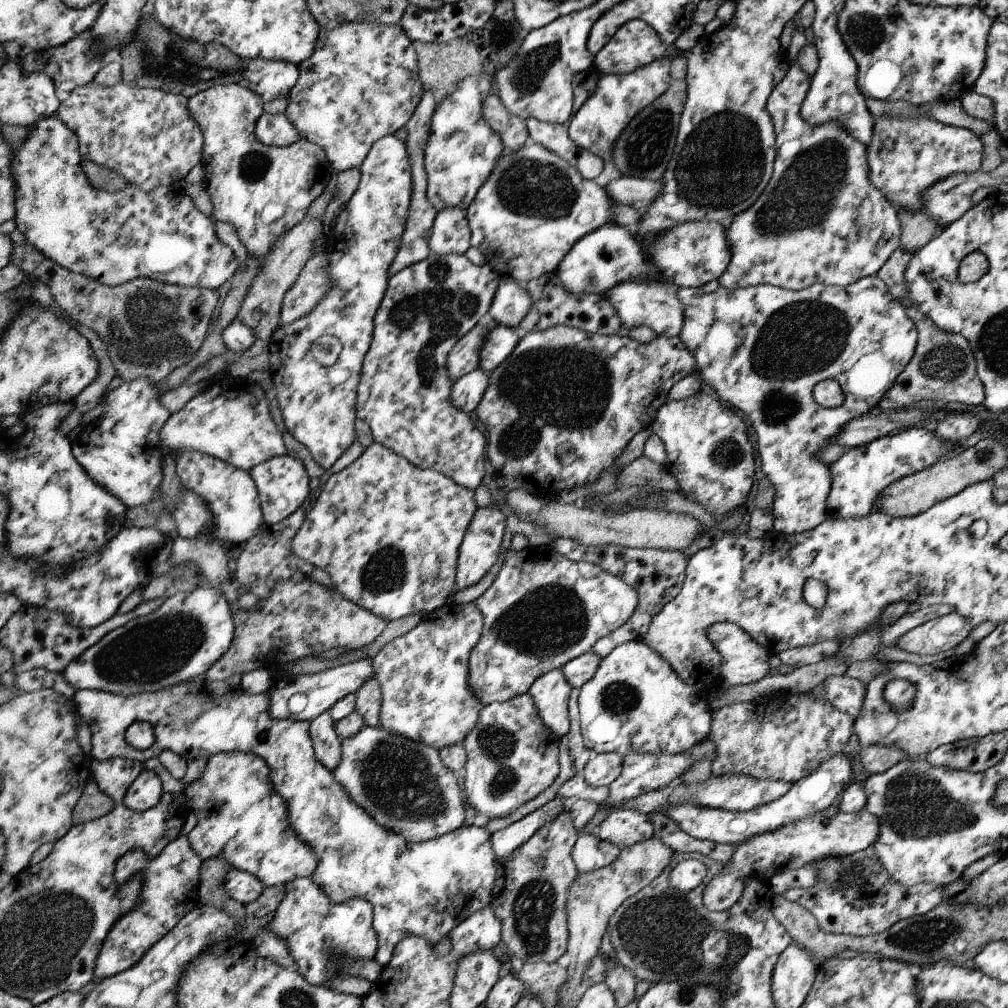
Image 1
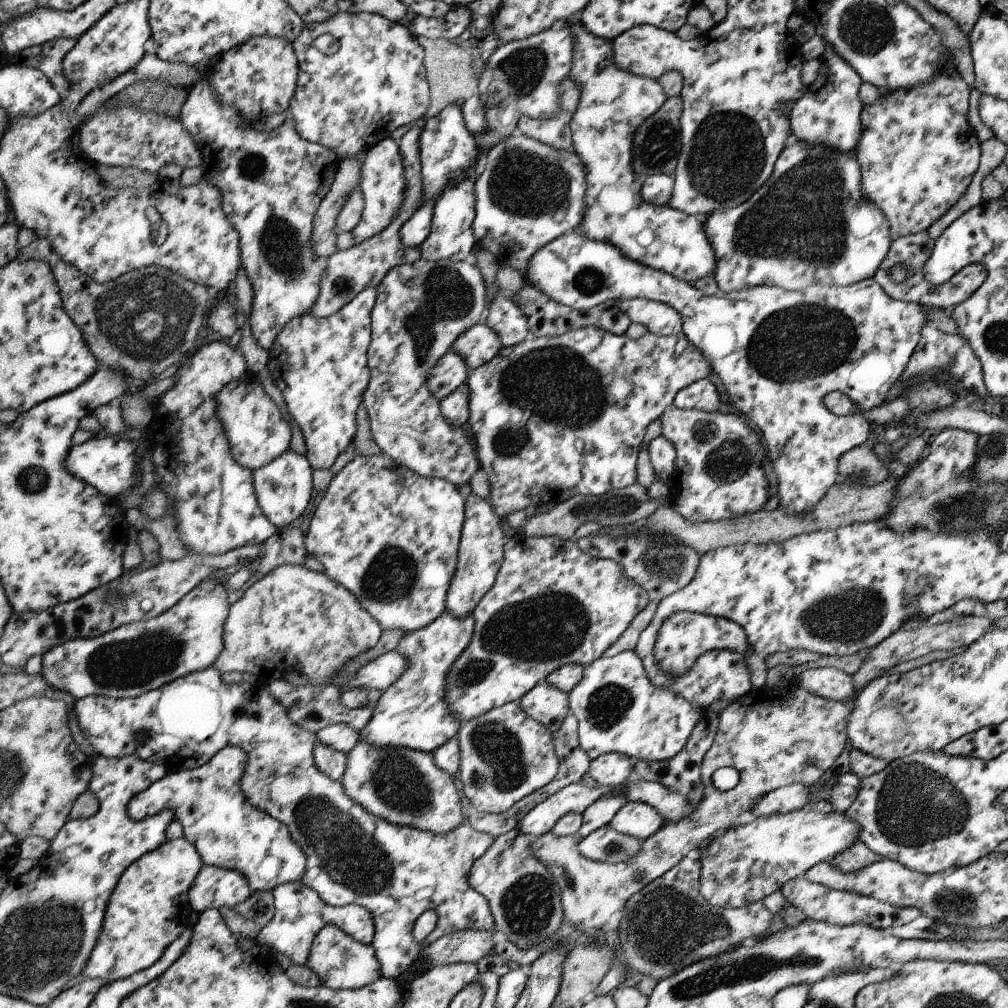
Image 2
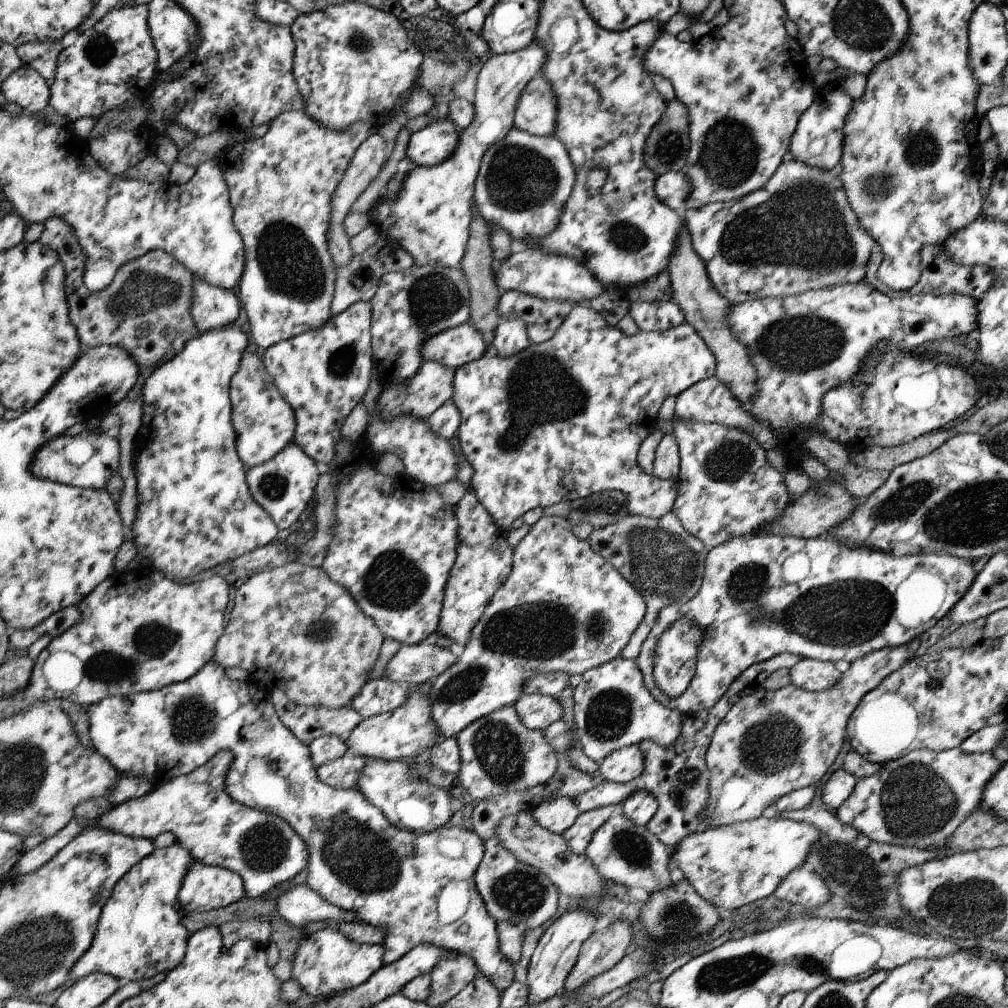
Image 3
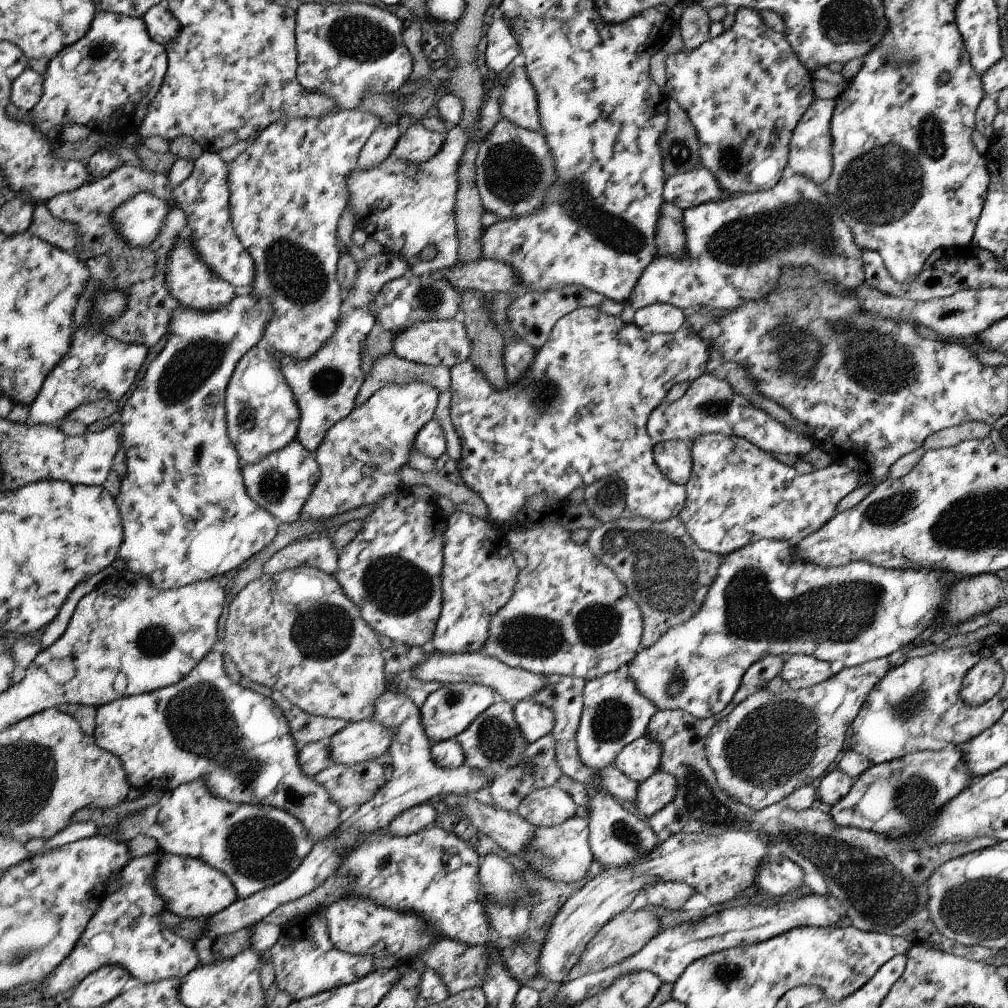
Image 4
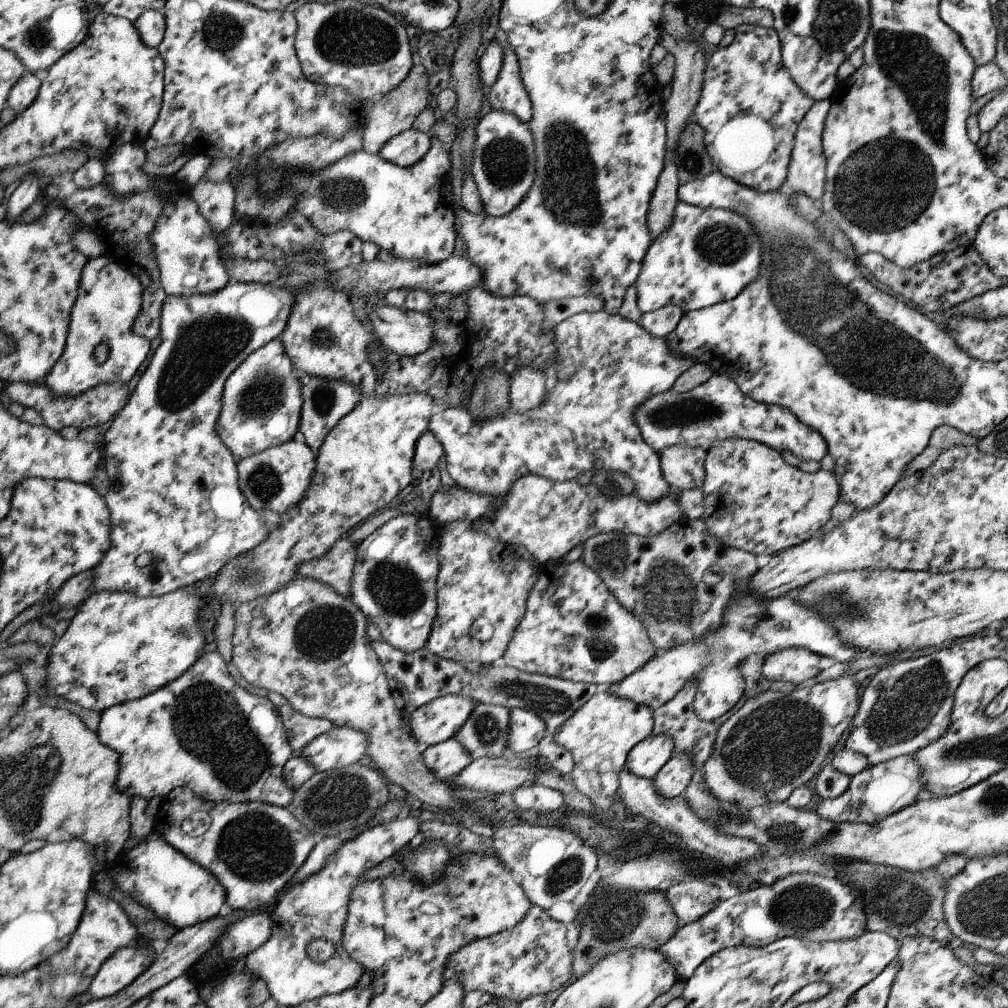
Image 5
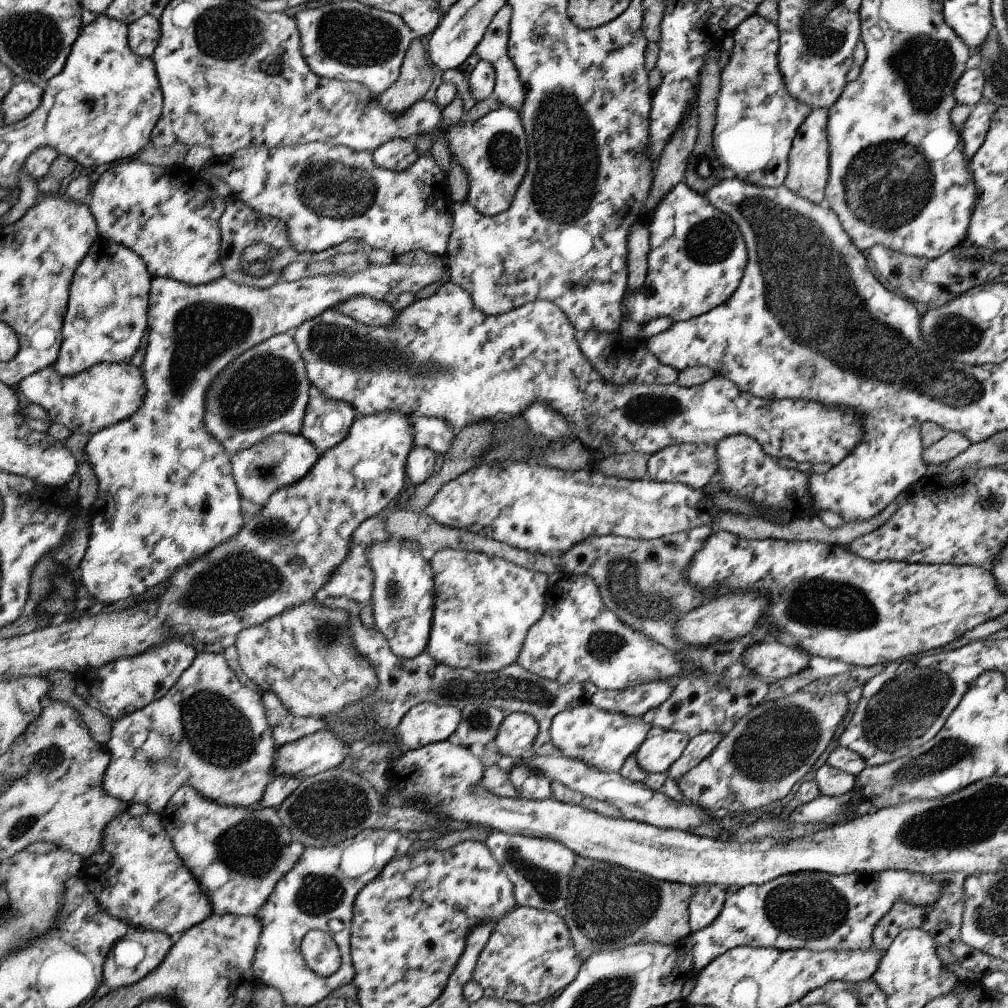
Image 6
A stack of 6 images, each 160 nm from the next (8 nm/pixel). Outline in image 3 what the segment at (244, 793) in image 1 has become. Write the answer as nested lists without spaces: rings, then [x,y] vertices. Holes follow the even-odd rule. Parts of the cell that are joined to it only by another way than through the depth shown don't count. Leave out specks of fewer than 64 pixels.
[[[232,750],[221,751],[213,759],[208,760],[208,763],[196,768],[196,771],[190,772],[188,775],[176,776],[139,798],[128,800],[128,802],[120,804],[120,806],[112,807],[109,812],[99,817],[98,820],[86,821],[77,817],[74,818],[63,832],[47,839],[38,848],[27,851],[20,863],[15,867],[12,876],[24,876],[38,872],[64,850],[68,844],[72,844],[72,840],[78,838],[80,832],[86,826],[100,824],[100,828],[108,828],[112,832],[122,832],[126,836],[139,838],[156,839],[159,834],[170,832],[176,838],[174,843],[188,848],[188,852],[192,852],[195,861],[220,866],[240,874],[240,877],[243,878],[247,897],[258,898],[258,896],[265,896],[274,888],[292,881],[296,876],[301,877],[305,874],[310,863],[310,851],[307,849],[307,844],[303,838],[291,828],[291,825],[286,820],[275,816],[274,813],[249,808],[231,798],[230,794],[226,792],[226,784],[232,762],[234,762]]]

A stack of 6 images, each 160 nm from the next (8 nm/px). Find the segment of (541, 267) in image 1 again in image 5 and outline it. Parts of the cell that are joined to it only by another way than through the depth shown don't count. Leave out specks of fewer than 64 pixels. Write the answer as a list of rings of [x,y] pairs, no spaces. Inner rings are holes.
[[[486,108],[476,124],[472,172],[486,215],[500,217],[519,207],[535,184],[538,162],[530,126],[514,114]]]

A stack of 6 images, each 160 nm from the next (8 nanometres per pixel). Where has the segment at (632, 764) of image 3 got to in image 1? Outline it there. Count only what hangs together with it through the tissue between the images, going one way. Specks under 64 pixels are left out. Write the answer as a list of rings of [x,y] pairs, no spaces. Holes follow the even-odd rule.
[[[598,753],[584,767],[585,781],[593,787],[615,782],[623,772],[623,757],[618,753]]]

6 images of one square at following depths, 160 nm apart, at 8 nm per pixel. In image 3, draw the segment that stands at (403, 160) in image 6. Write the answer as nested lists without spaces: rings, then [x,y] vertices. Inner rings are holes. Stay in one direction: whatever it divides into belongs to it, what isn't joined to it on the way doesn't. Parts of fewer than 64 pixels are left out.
[[[435,113],[432,117],[432,122],[426,128],[420,130],[420,132],[412,133],[408,149],[406,150],[408,158],[418,167],[436,167],[452,158],[456,148],[458,148],[460,133],[456,131],[456,126],[449,116],[439,118]]]

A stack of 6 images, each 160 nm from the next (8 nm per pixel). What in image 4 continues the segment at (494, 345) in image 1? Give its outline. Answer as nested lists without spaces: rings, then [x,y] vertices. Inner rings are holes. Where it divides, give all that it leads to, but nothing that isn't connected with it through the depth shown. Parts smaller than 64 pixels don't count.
[[[461,318],[452,320],[430,320],[419,322],[407,331],[393,336],[393,353],[403,361],[441,366],[451,369],[456,364],[468,361],[474,350],[467,328]]]

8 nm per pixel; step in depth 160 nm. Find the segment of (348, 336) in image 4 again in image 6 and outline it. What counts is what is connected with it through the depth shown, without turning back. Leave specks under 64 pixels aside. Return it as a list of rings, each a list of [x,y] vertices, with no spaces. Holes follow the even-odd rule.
[[[312,391],[303,420],[302,436],[312,441],[322,454],[347,438],[356,413],[351,404],[330,400],[324,394]]]

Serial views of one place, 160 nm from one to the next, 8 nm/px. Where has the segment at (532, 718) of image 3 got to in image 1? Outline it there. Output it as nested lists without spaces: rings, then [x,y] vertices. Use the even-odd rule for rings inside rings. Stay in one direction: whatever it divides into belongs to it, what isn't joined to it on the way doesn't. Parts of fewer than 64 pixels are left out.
[[[560,668],[539,676],[528,692],[547,727],[561,737],[568,734],[571,726],[572,689]]]

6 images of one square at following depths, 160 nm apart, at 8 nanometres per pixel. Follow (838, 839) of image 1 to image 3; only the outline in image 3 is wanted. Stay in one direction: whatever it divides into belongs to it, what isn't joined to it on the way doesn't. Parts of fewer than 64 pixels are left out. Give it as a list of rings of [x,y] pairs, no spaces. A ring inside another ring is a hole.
[[[780,815],[774,818],[762,816],[690,834],[672,848],[670,856],[700,897],[723,912],[730,913],[774,894],[790,872],[805,867],[808,854],[820,840],[822,830],[814,824],[782,818]]]

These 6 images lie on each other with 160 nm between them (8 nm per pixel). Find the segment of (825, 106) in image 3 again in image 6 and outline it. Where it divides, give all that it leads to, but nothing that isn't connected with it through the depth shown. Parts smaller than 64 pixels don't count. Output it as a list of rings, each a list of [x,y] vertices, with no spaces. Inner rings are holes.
[[[824,108],[812,110],[807,121],[799,129],[794,146],[791,148],[790,168],[788,168],[787,178],[783,182],[786,188],[817,205],[824,205],[825,188],[829,177],[826,126],[827,110]]]

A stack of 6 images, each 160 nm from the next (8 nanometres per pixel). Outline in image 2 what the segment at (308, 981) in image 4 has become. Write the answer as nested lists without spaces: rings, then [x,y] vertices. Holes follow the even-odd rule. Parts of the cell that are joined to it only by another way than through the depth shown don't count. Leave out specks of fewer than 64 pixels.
[[[328,926],[316,936],[305,966],[320,978],[321,985],[332,989],[360,989],[382,977],[382,966],[375,949],[371,945],[353,940],[336,926]]]

